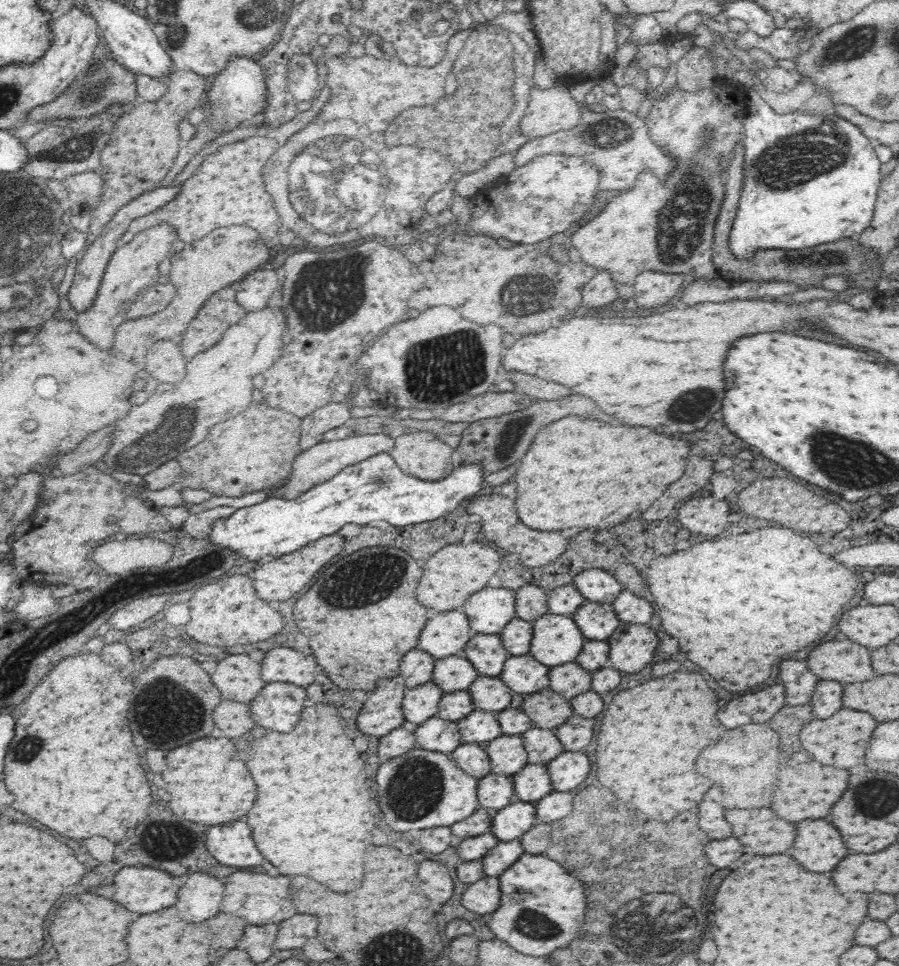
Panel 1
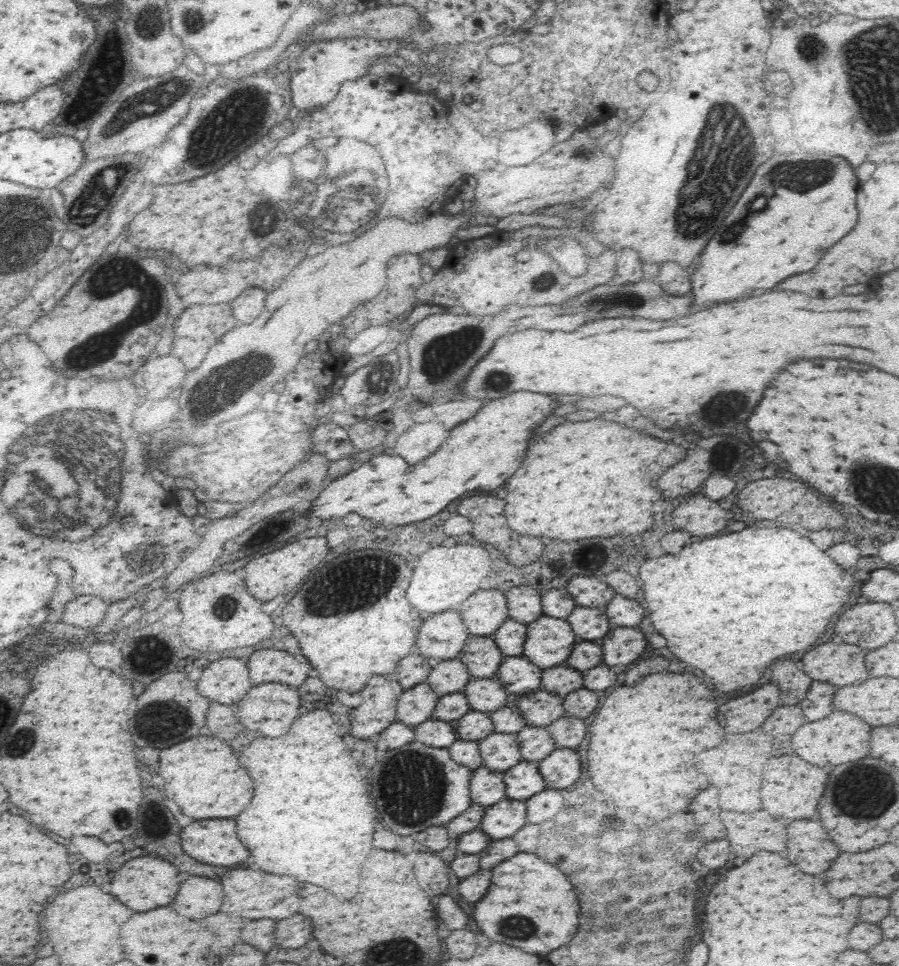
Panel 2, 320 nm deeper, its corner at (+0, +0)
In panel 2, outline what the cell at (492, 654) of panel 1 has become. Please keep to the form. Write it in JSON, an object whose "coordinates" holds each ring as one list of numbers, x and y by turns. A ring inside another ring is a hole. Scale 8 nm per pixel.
{"coordinates":[[482,636,468,638,458,658,468,666,468,672,476,678,492,678,502,664,502,654,496,648,494,640]]}

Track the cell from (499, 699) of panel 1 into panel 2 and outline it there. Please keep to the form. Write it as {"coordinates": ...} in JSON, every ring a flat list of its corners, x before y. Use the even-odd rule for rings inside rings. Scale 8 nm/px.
{"coordinates":[[472,680,466,684,462,691,468,698,468,704,472,710,478,712,490,712,498,710,506,704,506,692,496,680]]}

